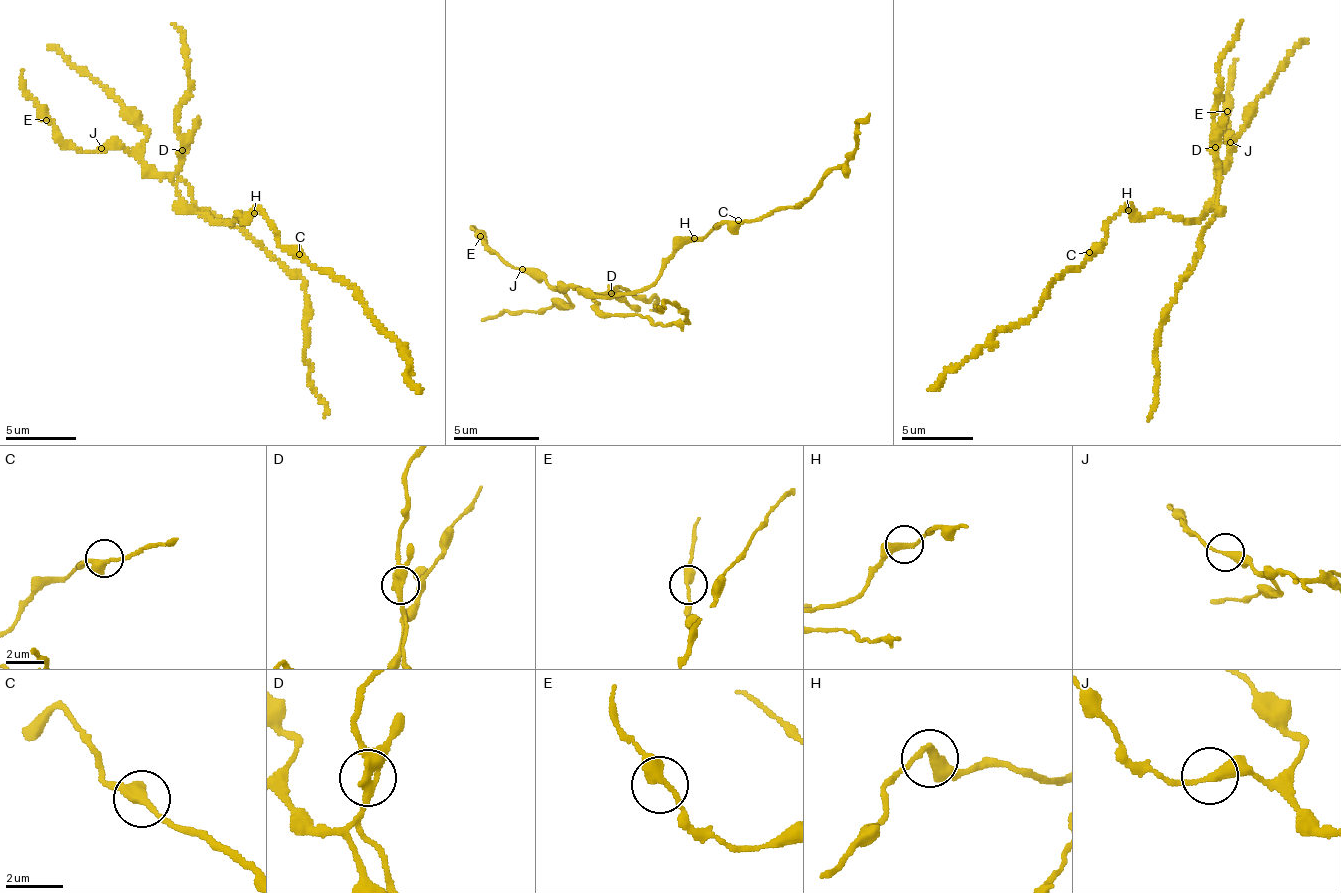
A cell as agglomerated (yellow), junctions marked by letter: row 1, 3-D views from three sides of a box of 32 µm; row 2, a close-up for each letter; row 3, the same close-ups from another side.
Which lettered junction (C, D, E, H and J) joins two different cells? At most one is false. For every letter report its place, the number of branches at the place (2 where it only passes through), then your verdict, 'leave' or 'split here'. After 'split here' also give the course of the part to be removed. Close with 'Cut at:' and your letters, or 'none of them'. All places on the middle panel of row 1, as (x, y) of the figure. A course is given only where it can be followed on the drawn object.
C: (738, 220) | 2 | leave
D: (611, 293) | 3 | split here | (613, 292), (591, 298), (599, 309), (642, 315), (655, 326), (687, 324), (678, 305), (660, 303), (658, 307)
E: (480, 236) | 2 | leave
H: (694, 238) | 2 | leave
J: (522, 269) | 2 | leave
Cut at: D

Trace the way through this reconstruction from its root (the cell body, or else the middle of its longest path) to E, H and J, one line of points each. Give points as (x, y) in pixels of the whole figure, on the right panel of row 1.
E: (1187, 219), (1207, 215), (1218, 174), (1223, 173), (1233, 150), (1227, 111)
H: (1187, 219), (1178, 220), (1166, 213), (1138, 217), (1128, 210)
J: (1187, 219), (1207, 215), (1220, 177), (1218, 174), (1223, 173), (1233, 150), (1230, 143), (1234, 142), (1230, 142)

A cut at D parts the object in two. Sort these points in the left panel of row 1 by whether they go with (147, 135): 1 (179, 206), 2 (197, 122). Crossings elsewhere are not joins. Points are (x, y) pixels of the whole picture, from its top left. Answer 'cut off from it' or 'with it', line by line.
1: with it
2: with it

